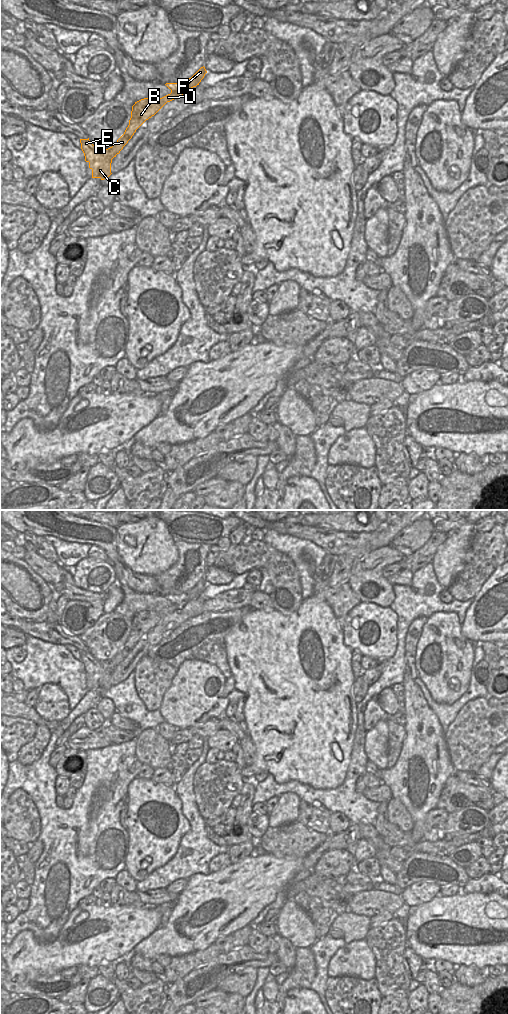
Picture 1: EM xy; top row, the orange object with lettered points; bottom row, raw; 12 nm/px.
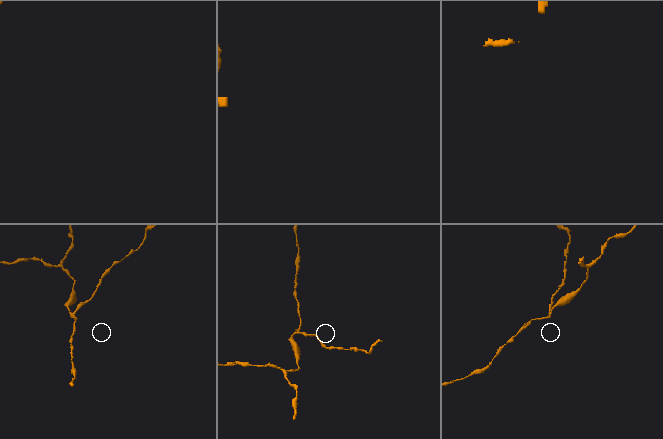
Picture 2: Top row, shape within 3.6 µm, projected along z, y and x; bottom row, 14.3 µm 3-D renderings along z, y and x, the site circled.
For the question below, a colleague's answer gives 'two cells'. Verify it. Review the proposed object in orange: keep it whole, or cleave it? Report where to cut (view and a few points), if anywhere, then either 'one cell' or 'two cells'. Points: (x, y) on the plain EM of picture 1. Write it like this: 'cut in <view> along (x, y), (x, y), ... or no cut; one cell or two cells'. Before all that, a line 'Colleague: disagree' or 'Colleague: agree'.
Colleague: agree
cut in xy along (101, 662), (105, 668), (112, 670); two cells

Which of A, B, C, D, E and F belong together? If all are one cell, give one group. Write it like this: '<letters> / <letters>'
A B D F / C E

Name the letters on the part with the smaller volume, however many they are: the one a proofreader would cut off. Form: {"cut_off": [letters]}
{"cut_off": ["A", "B", "D", "F"]}

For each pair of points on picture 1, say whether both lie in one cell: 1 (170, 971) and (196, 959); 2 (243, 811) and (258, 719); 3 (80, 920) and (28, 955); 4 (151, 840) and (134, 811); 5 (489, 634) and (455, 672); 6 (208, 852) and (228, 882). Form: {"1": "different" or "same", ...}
{"1": "same", "2": "different", "3": "same", "4": "same", "5": "different", "6": "different"}

